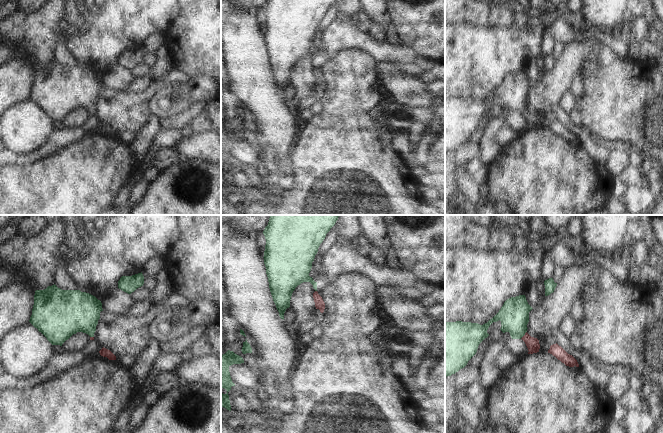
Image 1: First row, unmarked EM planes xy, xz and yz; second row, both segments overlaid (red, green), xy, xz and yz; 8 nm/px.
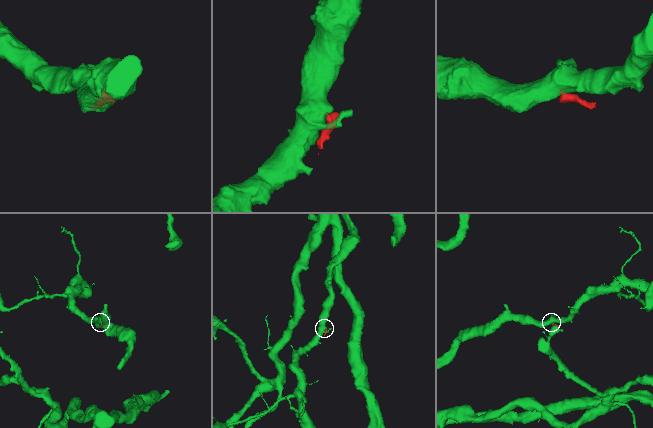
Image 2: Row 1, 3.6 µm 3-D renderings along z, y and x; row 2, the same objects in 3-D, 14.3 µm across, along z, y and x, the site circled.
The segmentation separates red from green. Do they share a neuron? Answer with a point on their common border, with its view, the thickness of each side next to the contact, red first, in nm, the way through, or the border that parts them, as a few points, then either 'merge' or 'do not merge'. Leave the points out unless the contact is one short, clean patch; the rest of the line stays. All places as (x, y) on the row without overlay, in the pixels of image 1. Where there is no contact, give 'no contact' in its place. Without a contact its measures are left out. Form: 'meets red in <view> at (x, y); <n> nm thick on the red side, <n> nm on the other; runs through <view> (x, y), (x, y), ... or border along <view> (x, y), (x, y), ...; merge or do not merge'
meets red in yz at (524, 111); 100 nm thick on the red side, 240 nm on the other; runs through yz (532, 119), (524, 111), (517, 104), (514, 90); merge

